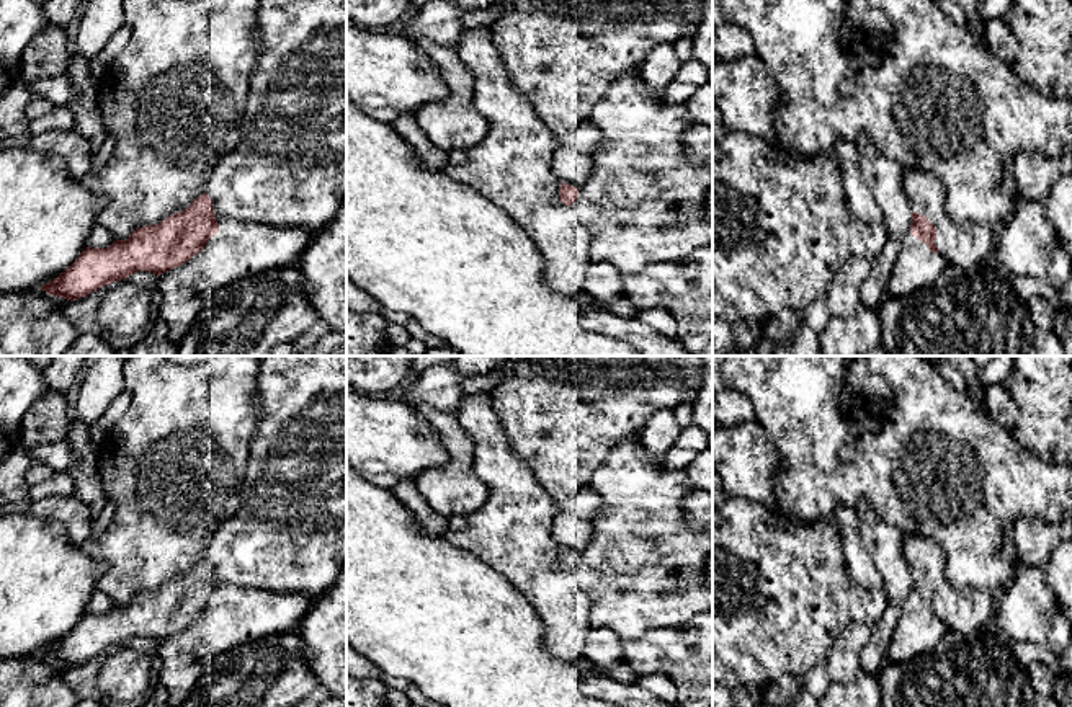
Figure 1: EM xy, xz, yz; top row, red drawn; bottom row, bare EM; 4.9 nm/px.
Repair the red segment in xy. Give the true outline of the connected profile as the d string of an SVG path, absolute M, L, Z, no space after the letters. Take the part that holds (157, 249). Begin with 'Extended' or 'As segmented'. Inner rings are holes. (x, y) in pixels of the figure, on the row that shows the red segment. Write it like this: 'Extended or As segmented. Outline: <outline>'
Extended. Outline: M260 0L257 29L261 56L250 78L243 136L230 155L216 165L206 191L185 211L155 225L139 227L126 240L114 240L108 248L87 247L65 271L39 289L77 300L137 271L160 276L204 248L219 232L217 217L312 232L335 217L346 198L346 0Z

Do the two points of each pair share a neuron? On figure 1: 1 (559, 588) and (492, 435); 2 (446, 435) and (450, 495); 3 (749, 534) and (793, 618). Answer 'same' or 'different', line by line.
1: same
2: same
3: same

